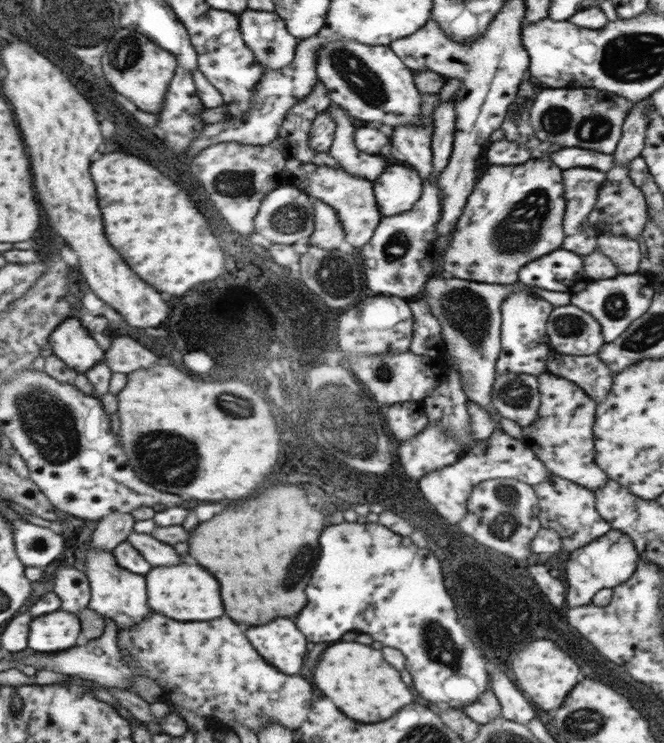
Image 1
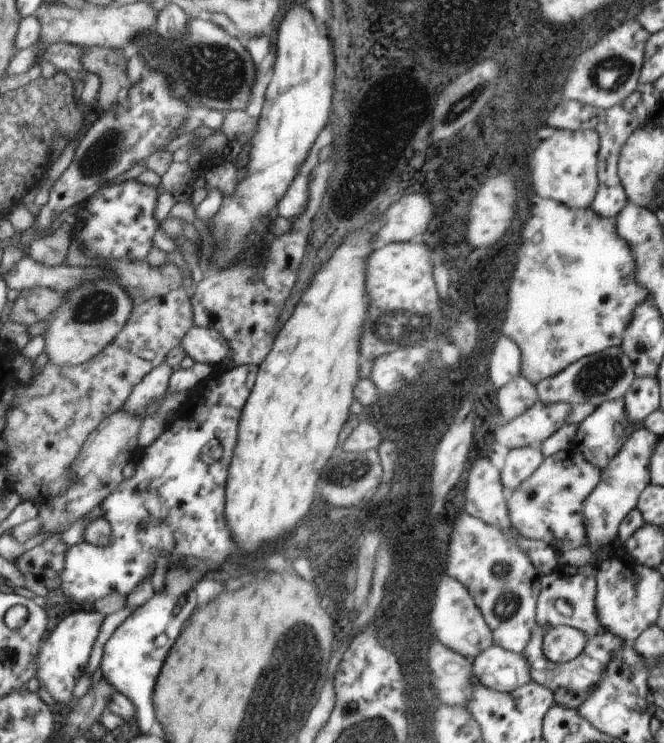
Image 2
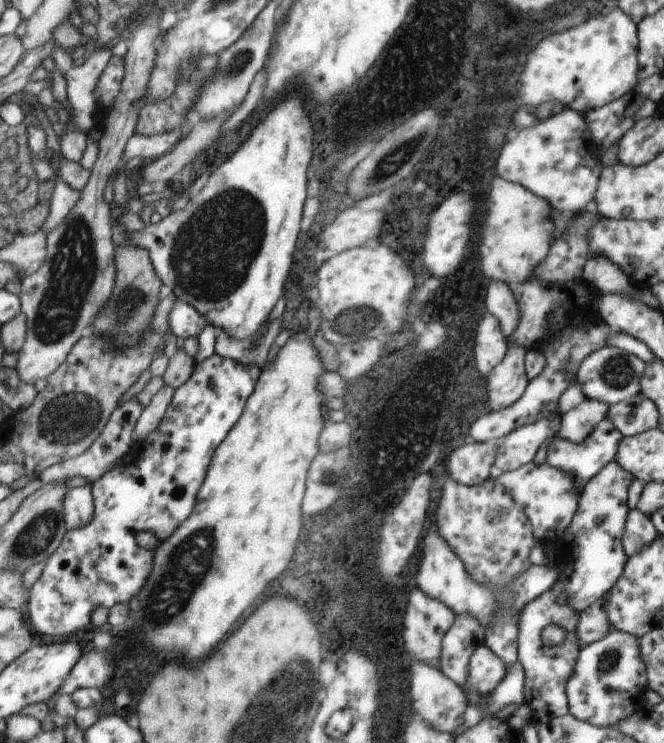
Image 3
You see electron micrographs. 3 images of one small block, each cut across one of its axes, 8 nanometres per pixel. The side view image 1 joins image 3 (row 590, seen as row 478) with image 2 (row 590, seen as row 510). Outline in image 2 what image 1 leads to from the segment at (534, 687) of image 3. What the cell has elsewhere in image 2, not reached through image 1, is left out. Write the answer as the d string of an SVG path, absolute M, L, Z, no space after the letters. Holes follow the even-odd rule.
M563 564L541 578L541 596L539 596L539 604L537 604L537 622L539 622L541 632L533 634L533 640L529 640L527 648L523 650L523 656L531 664L531 680L549 688L553 692L555 704L567 706L571 710L577 710L589 698L593 688L605 676L607 666L613 660L613 656L625 646L625 640L609 634L609 630L597 618L597 606L595 606L597 580L595 580L595 576L597 576L595 566L571 568L571 566ZM565 622L587 634L587 646L575 660L565 662L565 664L555 664L555 662L549 662L541 654L541 640L549 628L561 626Z

